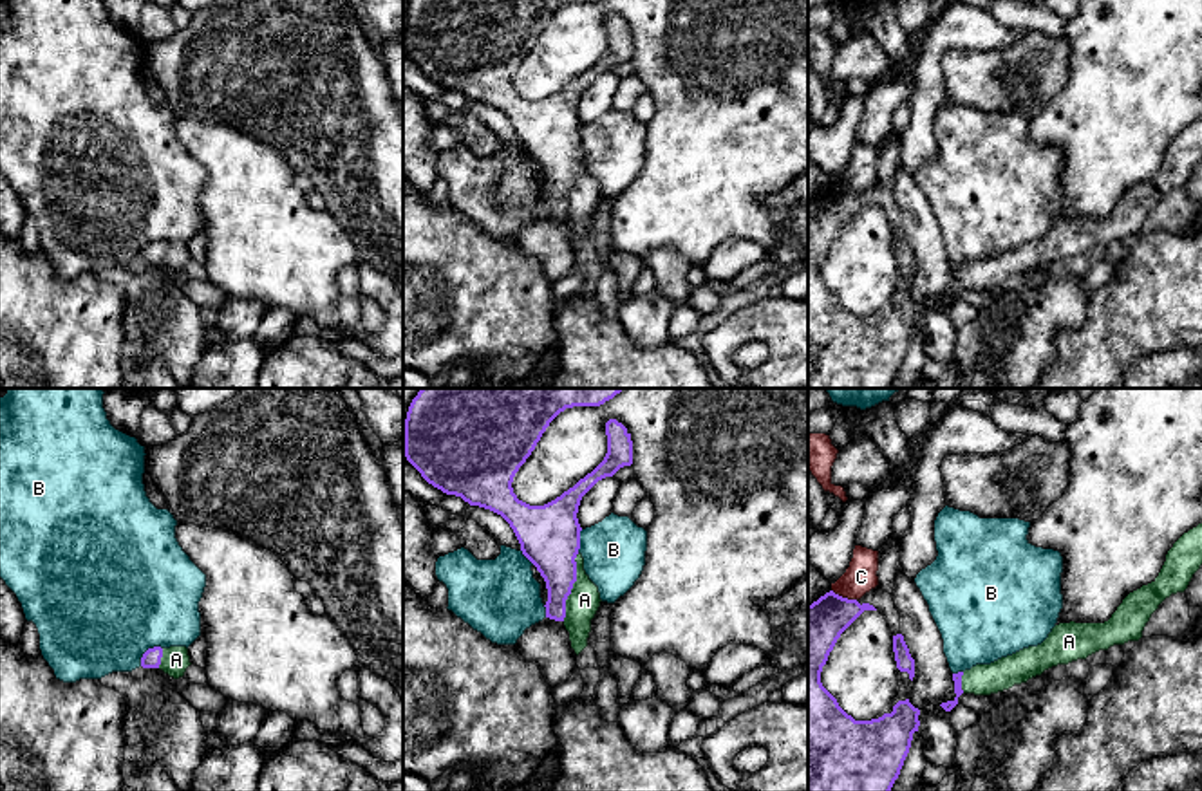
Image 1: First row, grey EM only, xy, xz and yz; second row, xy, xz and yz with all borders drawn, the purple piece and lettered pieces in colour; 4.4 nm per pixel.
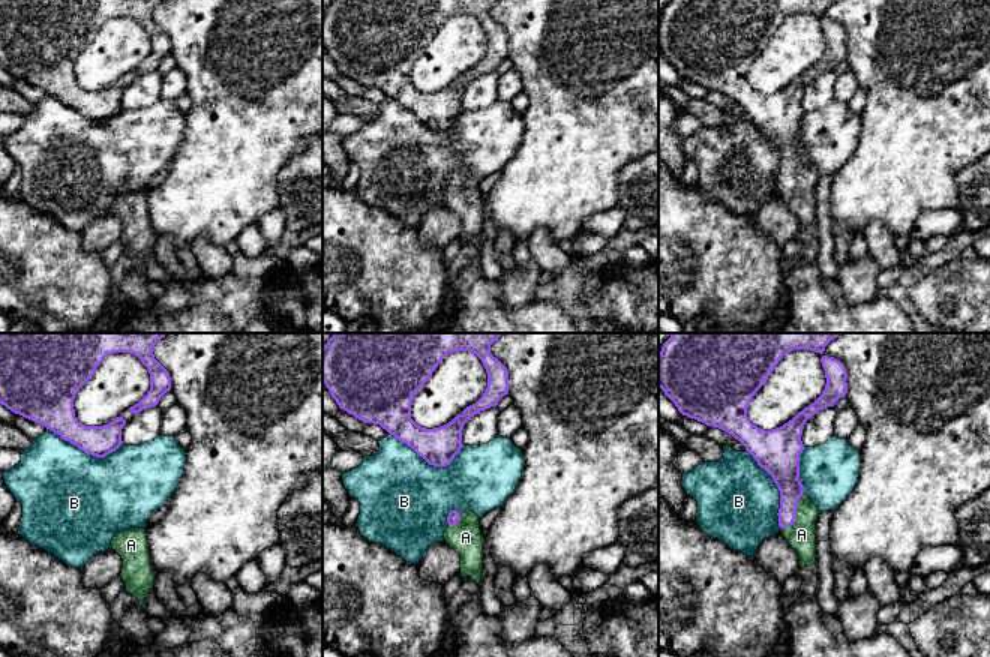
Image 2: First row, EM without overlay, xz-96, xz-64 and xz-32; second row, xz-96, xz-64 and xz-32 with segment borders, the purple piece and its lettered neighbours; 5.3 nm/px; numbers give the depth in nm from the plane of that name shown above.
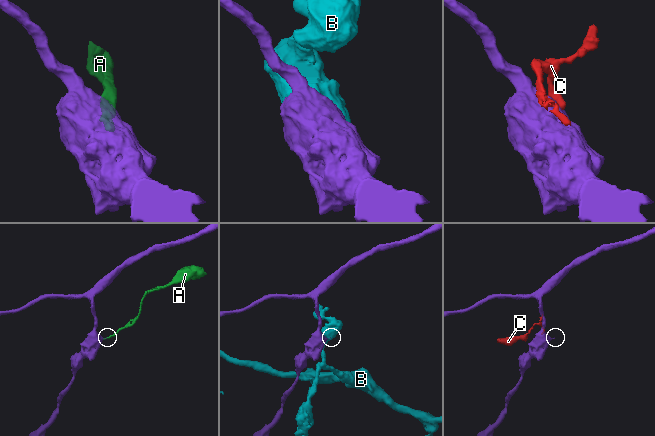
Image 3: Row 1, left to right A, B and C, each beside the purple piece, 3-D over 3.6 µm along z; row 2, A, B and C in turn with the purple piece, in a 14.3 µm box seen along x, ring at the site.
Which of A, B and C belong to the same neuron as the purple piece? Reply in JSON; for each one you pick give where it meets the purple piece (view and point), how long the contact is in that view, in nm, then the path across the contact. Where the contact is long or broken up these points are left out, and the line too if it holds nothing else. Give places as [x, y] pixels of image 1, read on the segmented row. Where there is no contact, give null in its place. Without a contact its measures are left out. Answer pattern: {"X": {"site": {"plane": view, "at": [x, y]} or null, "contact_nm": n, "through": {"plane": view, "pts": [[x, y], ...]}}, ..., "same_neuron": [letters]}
{"A": {"site": {"plane": "xz", "at": [572, 587]}, "contact_nm": 320, "through": {"plane": "xz", "pts": [[550, 537], [564, 578], [572, 587], [584, 600]]}}, "same_neuron": ["A"]}

